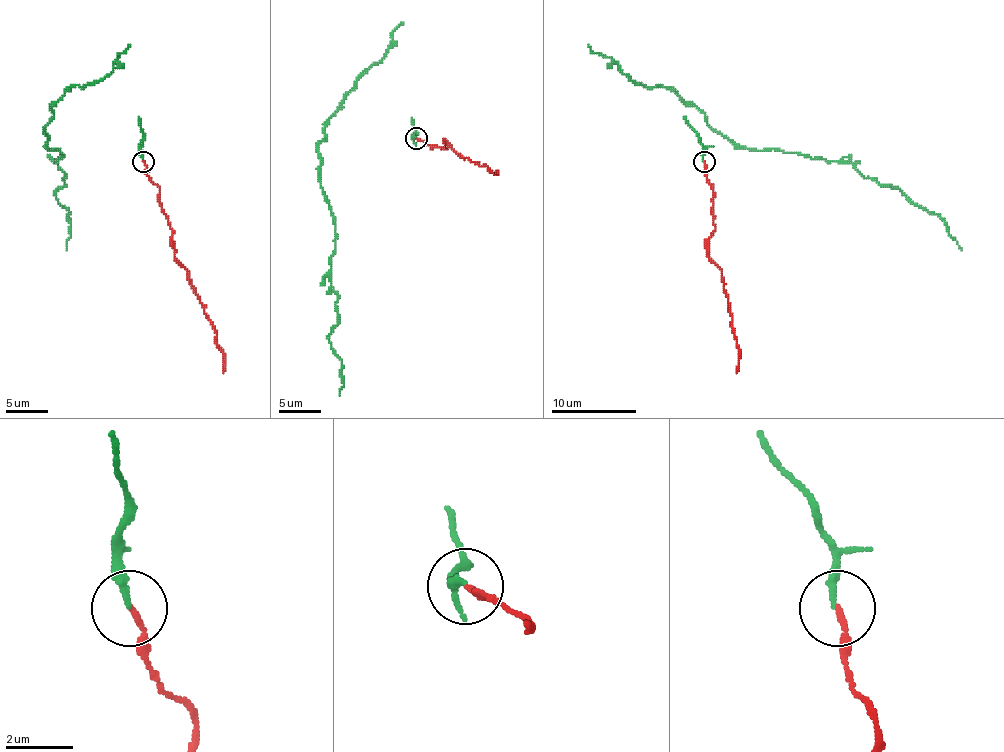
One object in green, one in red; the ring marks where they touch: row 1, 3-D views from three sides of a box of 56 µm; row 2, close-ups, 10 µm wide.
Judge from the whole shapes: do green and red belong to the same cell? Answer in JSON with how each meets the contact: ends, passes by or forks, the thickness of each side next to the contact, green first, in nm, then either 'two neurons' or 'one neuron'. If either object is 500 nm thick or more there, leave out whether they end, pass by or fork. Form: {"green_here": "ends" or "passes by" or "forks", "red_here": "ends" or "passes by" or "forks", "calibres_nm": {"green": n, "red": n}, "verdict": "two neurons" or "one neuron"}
{"green_here": "ends", "red_here": "ends", "calibres_nm": {"green": 200, "red": 160}, "verdict": "one neuron"}

